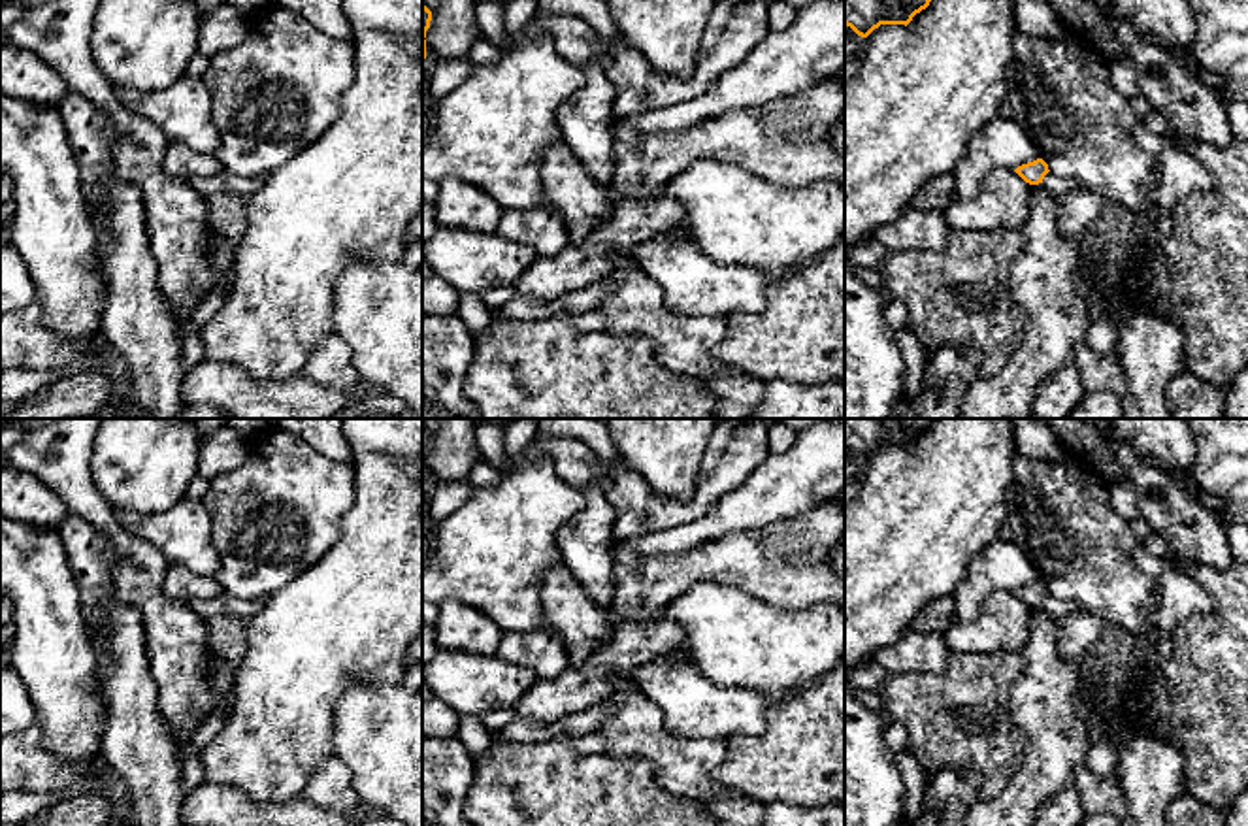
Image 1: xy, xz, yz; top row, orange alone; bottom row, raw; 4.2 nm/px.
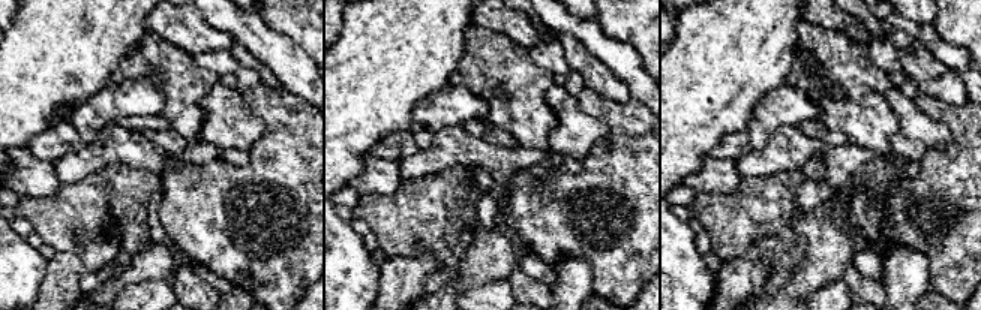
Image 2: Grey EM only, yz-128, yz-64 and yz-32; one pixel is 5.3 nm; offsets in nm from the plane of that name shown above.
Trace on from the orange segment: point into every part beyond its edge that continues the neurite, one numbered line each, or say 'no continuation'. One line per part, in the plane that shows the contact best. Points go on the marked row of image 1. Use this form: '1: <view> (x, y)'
1: yz (1058, 185)

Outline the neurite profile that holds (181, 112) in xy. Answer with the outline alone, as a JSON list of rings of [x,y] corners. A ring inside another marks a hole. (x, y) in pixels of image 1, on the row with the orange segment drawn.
[[[183,75],[162,91],[136,91],[115,85],[121,104],[151,121],[168,143],[213,155],[221,136],[211,121],[211,96],[200,77]]]

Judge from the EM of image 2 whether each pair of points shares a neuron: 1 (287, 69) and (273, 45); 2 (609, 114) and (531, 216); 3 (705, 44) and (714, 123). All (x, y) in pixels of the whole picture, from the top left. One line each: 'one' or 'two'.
1: one
2: one
3: one

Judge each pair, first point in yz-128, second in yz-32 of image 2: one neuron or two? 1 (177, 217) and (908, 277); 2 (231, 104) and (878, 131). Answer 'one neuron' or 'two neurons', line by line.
1: two neurons
2: two neurons

